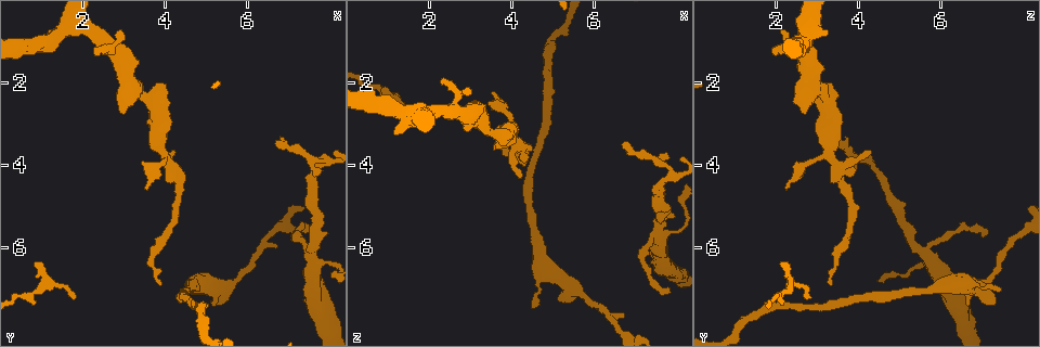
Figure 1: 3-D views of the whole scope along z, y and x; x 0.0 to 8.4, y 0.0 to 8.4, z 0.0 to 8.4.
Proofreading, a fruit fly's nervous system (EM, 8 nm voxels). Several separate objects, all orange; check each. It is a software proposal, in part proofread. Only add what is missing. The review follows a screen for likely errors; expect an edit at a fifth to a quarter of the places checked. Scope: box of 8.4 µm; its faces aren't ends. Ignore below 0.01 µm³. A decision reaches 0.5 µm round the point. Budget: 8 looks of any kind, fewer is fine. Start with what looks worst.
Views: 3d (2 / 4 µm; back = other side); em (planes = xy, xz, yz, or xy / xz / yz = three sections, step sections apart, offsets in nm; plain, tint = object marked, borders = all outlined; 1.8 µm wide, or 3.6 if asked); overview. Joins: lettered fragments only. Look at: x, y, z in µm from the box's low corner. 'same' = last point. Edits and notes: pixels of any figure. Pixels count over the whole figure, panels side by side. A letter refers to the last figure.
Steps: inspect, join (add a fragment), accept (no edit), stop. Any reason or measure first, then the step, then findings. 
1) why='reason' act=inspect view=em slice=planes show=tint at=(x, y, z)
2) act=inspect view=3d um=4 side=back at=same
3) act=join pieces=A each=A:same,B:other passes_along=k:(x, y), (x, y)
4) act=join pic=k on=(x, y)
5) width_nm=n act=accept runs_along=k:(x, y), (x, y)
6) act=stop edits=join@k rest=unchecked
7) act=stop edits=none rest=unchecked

why='branch stops here' act=inspect view=em slice=planes show=borders at=(0.90, 6.35, 2.20)

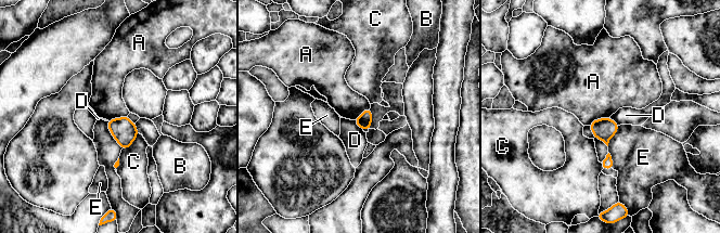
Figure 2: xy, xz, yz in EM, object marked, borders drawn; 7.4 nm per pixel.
act=accept each=A:other,B:other,C:other,D:other,E:other border=2:(609, 116), (595, 118), (588, 125) found='none of them fits'

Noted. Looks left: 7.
why='tapers out' act=inspect view=em slice=planes show=borders at=(3.00, 0.70, 2.15)

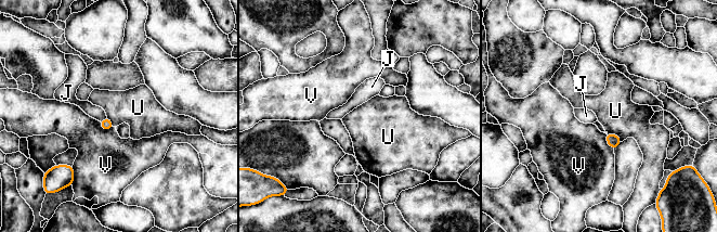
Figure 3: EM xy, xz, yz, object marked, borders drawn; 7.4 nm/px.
act=accept each=J:other,U:other,V:other border=3:(607, 131), (615, 133), (622, 141) found='none of them fits'

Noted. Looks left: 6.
why='end of a long branch' act=inspect view=em slice=planes show=borders at=(3.95, 6.90, 3.35)

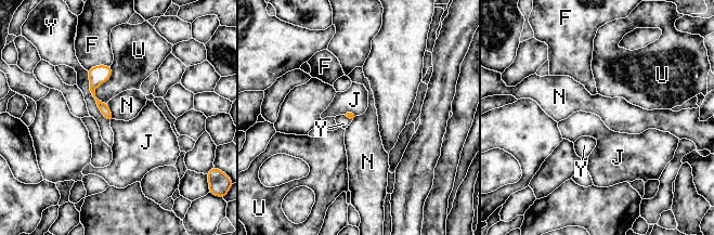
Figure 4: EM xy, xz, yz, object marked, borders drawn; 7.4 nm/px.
act=accept each=F:other,J:other,N:other,U:other,Y:other found='no lettered fragment goes on from it'

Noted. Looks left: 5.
act=stop edits=none rest=unchecked

